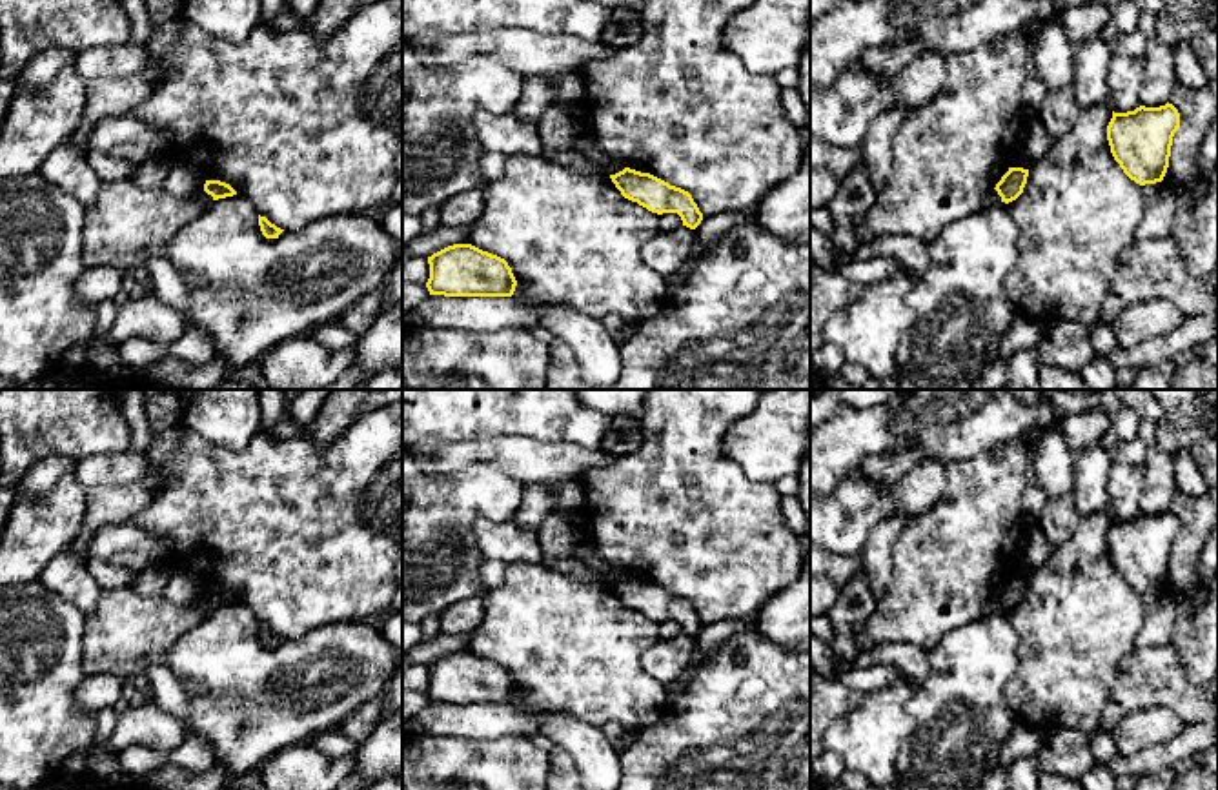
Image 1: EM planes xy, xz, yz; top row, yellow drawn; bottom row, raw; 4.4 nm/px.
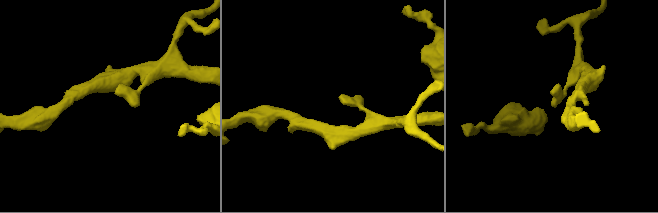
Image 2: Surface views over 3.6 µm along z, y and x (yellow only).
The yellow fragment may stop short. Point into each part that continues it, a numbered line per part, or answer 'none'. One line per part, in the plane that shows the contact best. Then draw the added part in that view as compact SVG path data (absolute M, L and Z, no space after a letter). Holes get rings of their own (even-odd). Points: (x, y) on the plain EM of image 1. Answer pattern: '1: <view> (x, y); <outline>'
none

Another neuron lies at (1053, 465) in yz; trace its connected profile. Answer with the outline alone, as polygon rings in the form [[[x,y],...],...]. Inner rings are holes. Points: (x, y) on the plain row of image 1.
[[[1047,430],[1032,450],[1036,484],[1049,495],[1067,495],[1074,488],[1076,464],[1060,430]]]

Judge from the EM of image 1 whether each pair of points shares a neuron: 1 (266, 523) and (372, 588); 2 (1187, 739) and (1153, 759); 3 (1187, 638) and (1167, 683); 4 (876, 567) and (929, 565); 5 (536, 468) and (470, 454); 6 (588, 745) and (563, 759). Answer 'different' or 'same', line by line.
1: same
2: same
3: different
4: different
5: same
6: different

